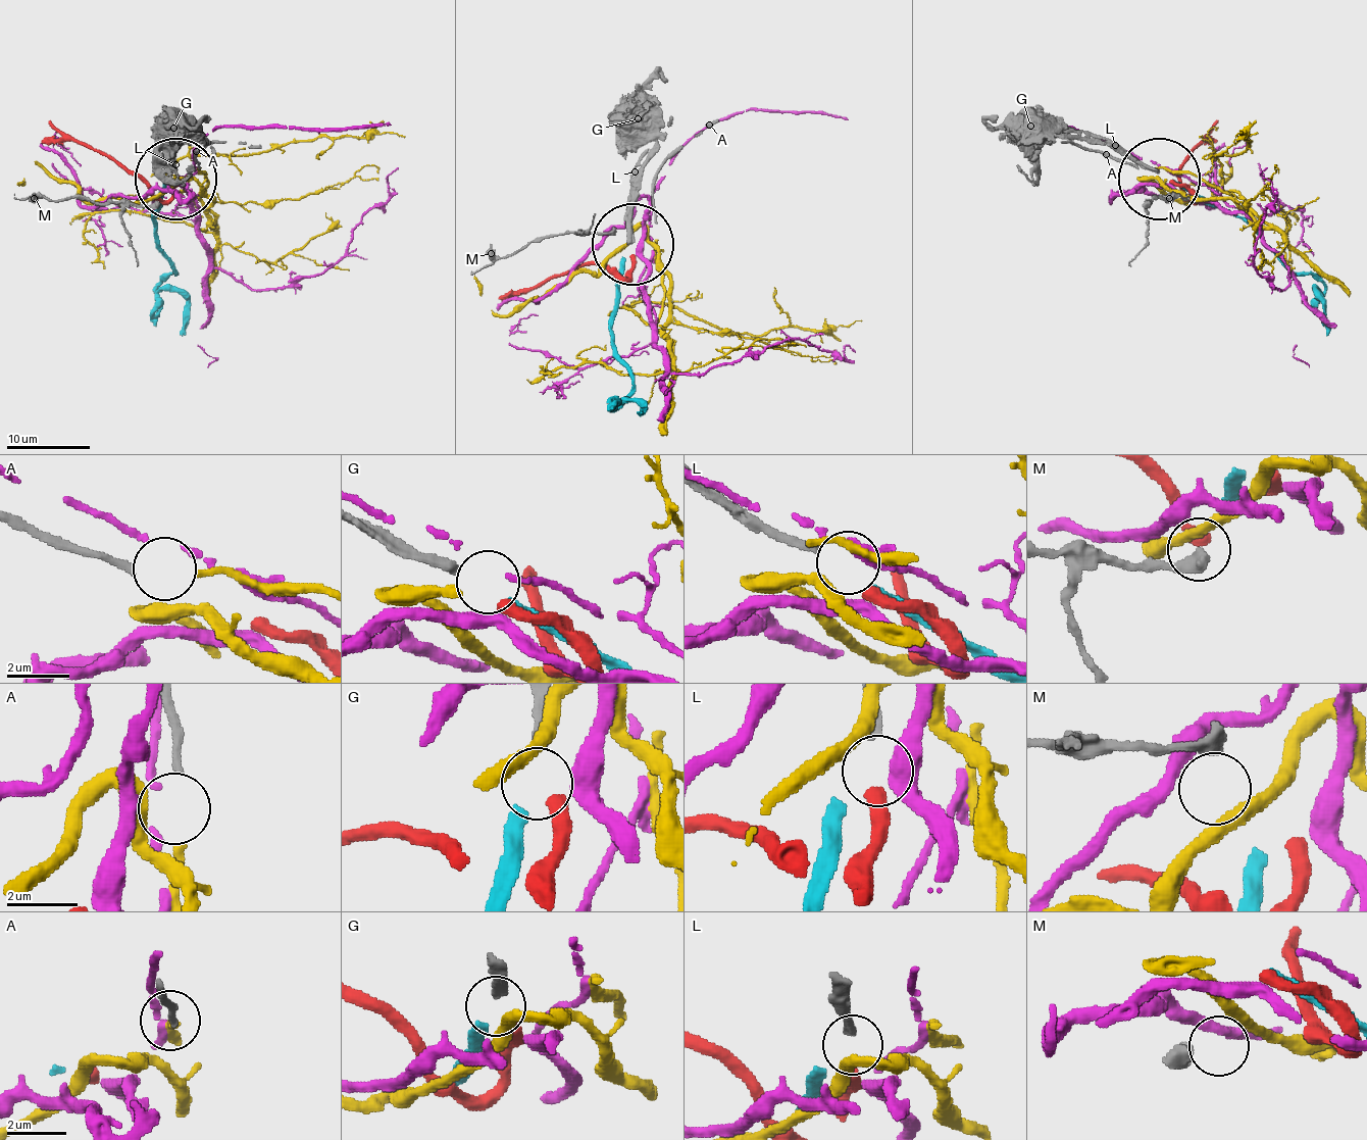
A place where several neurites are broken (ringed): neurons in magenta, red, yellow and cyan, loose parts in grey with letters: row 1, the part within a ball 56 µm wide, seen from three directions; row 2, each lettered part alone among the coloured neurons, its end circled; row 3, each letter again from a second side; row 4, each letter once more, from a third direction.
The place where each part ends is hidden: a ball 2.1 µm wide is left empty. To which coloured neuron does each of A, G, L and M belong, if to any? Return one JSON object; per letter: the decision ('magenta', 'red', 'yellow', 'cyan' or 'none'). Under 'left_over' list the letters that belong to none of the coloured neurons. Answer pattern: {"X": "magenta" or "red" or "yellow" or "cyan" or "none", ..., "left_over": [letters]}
{"A": "yellow", "G": "cyan", "L": "none", "M": "none", "left_over": ["L", "M"]}

